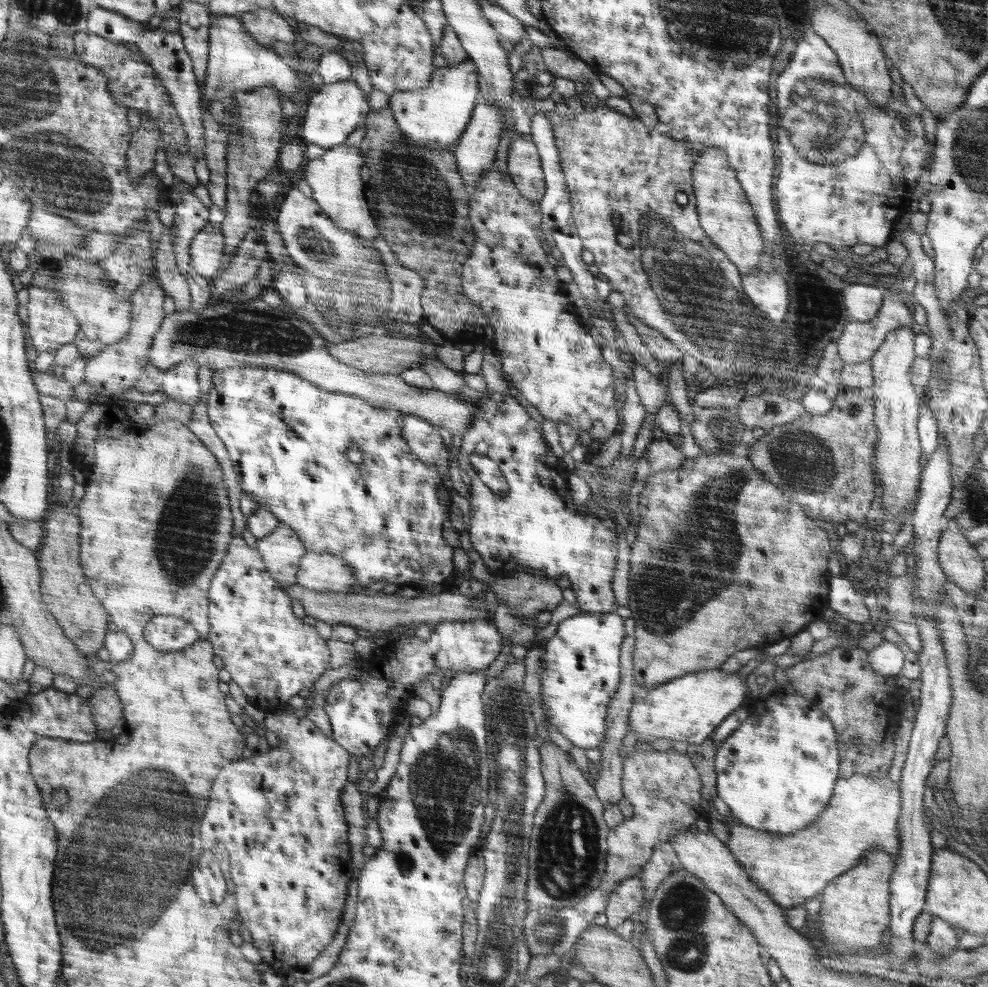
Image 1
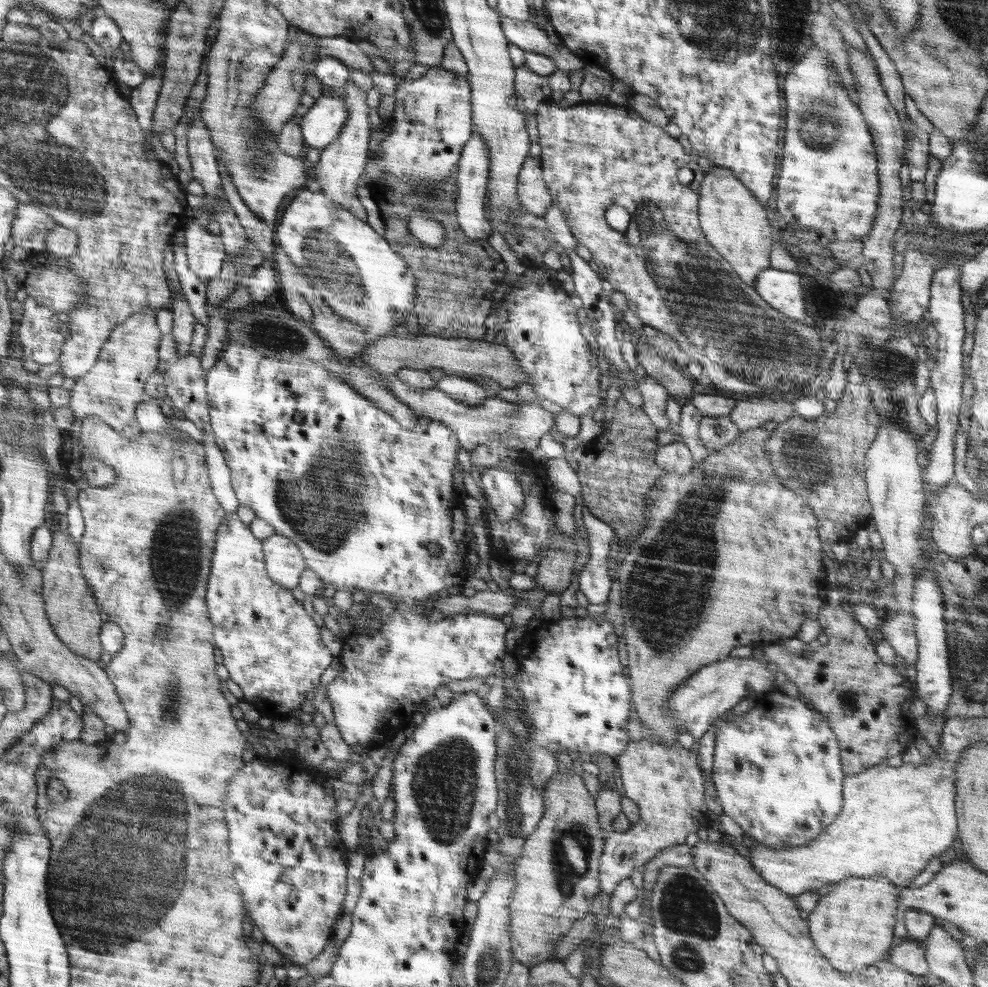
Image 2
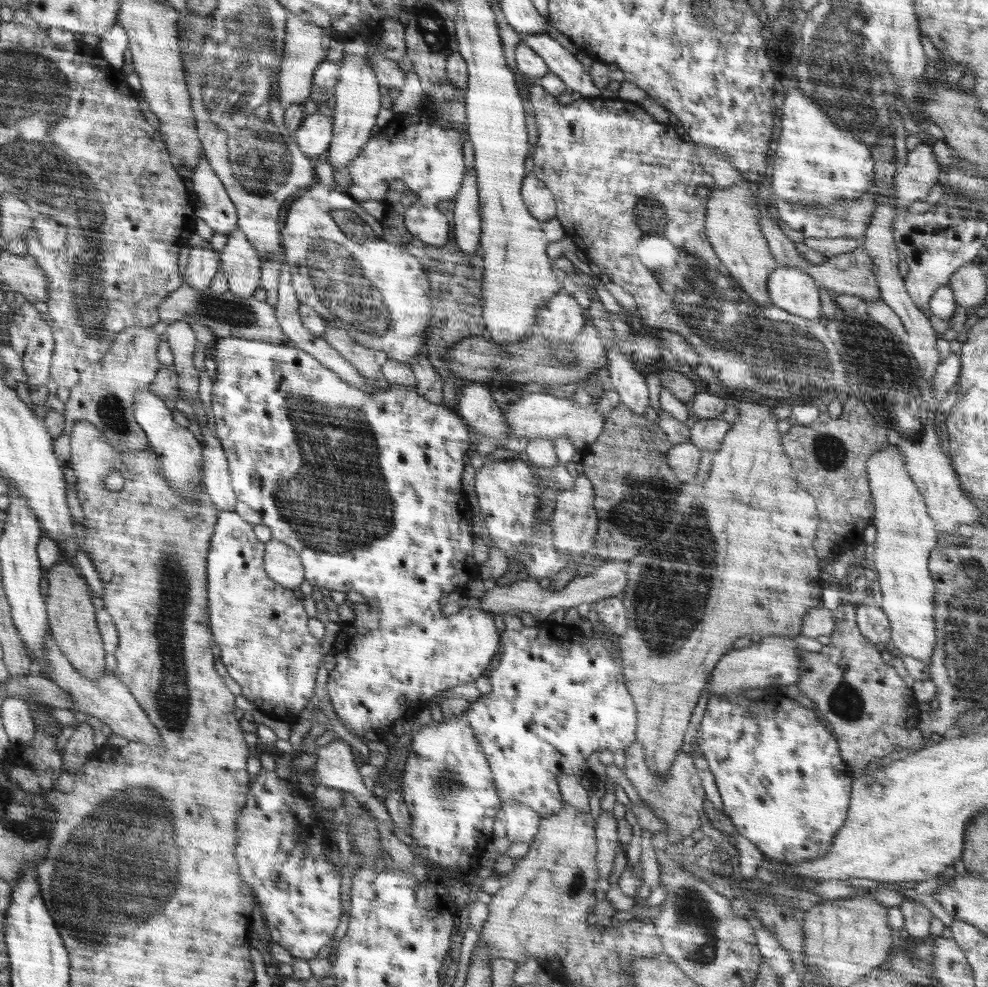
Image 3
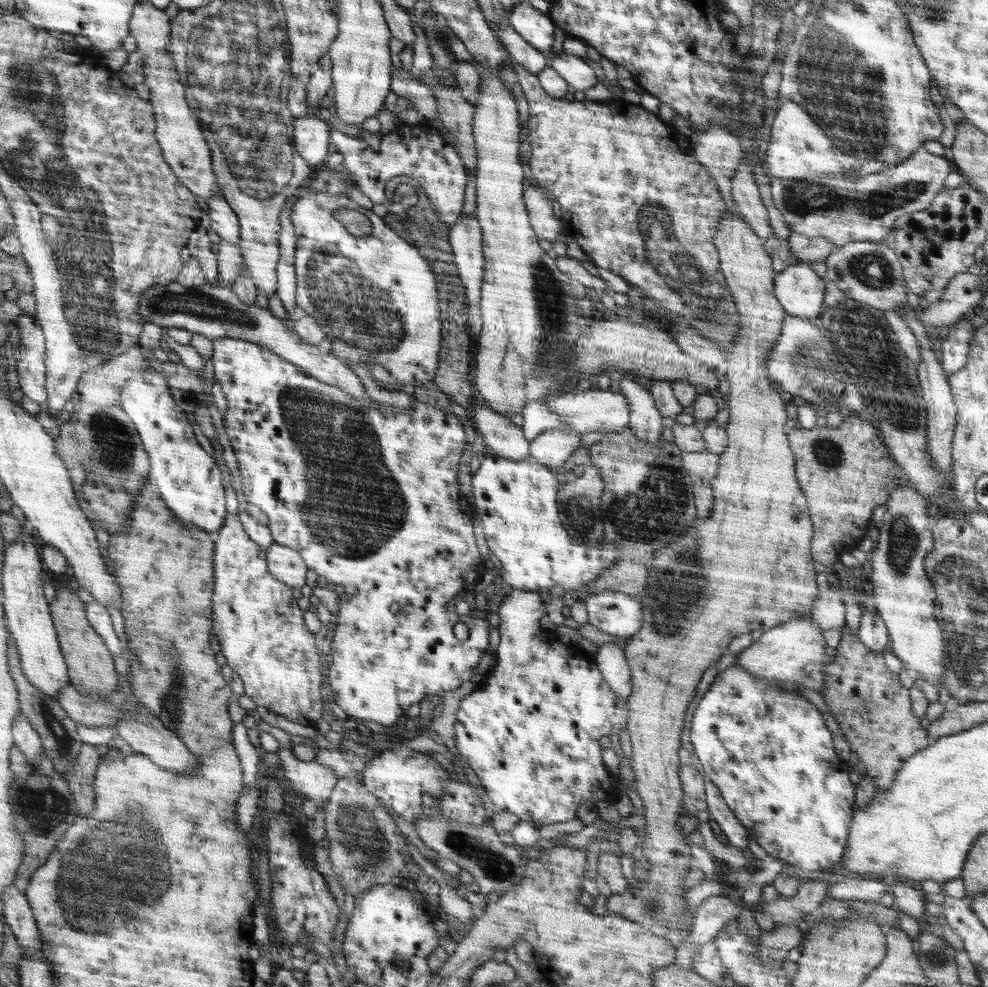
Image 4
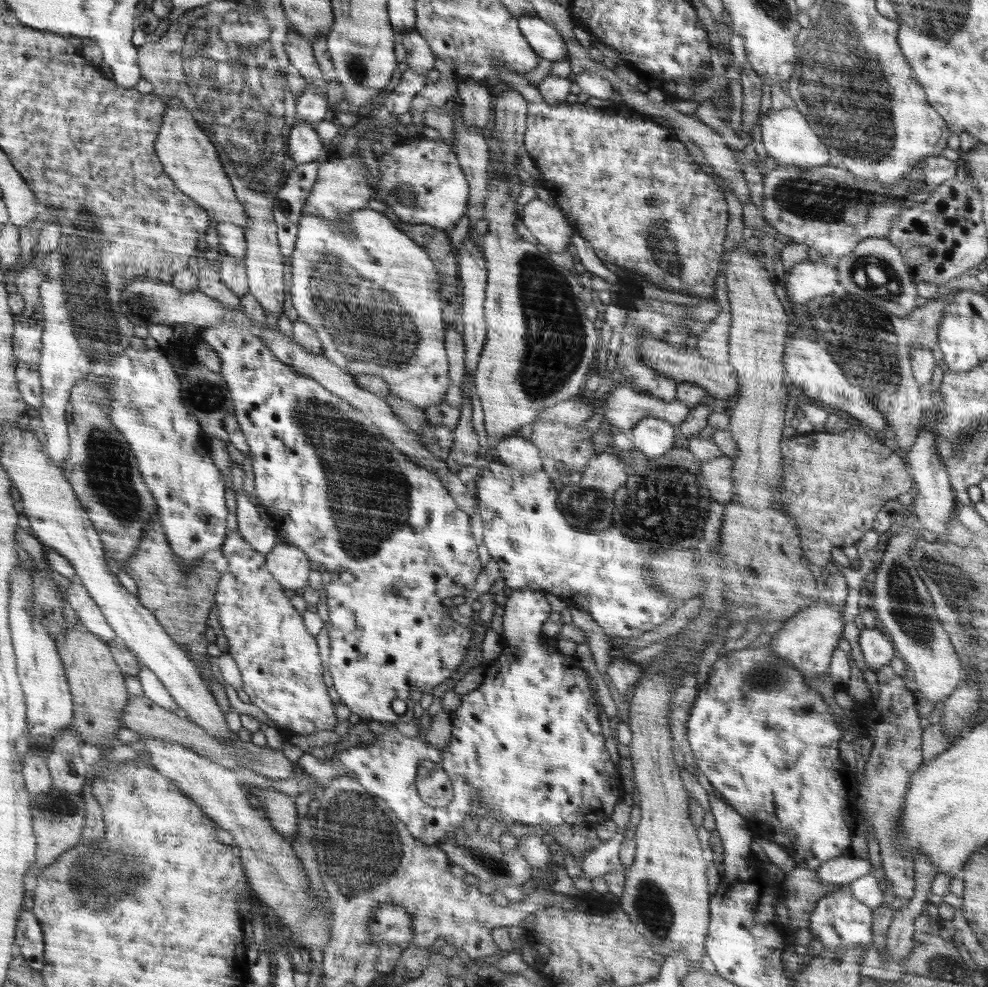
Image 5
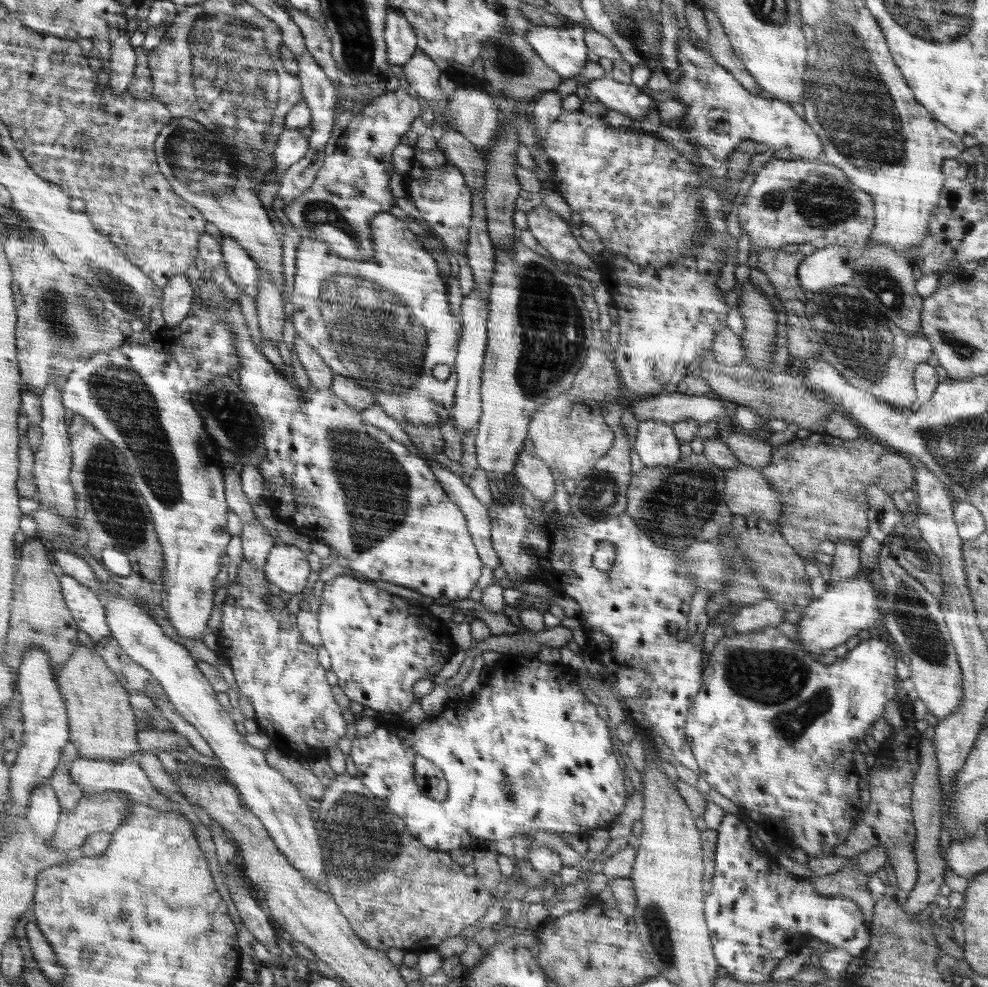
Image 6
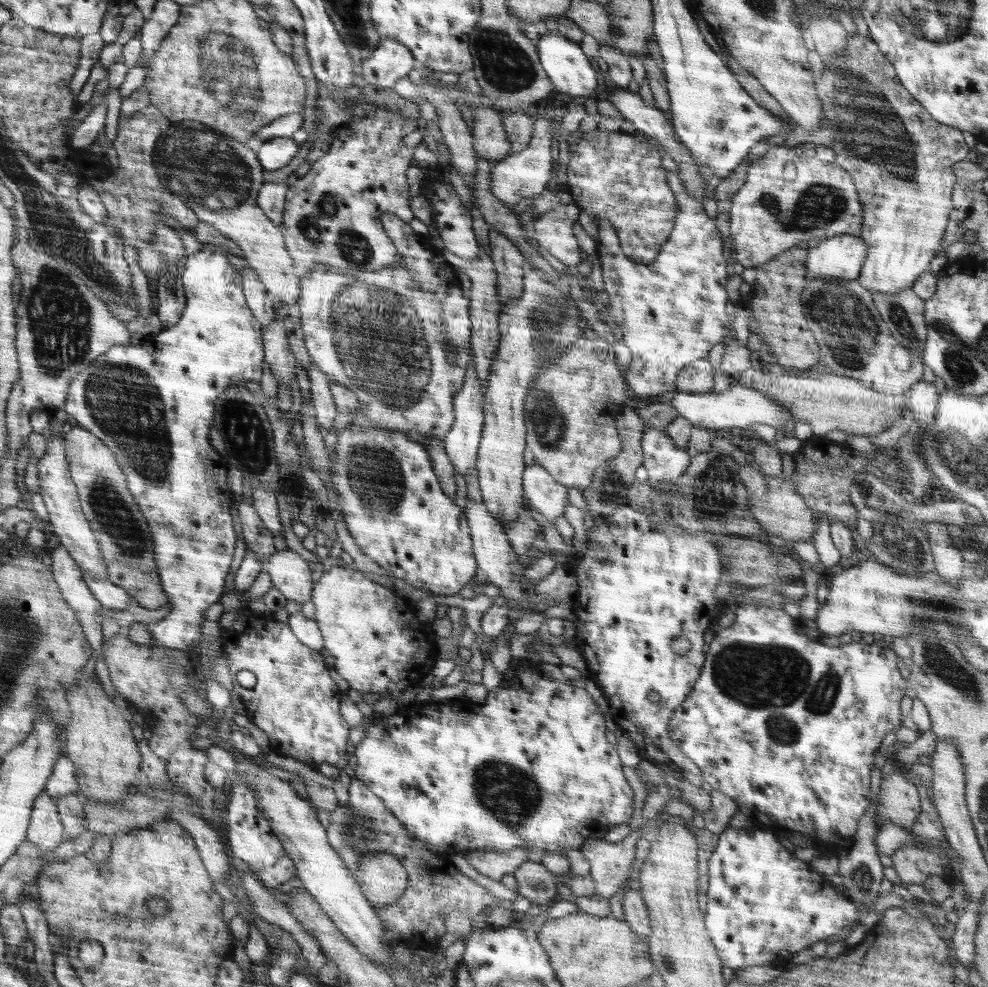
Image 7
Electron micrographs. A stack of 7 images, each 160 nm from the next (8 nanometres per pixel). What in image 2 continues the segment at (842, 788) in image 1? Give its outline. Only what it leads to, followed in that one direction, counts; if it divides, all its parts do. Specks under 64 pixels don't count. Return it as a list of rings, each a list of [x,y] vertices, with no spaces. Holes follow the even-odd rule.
[[[959,756],[924,757],[922,763],[873,766],[843,782],[844,814],[806,845],[776,850],[747,840],[750,859],[772,886],[786,894],[800,896],[818,890],[828,882],[880,873],[904,887],[934,858],[953,846],[957,836],[954,816],[955,768]]]

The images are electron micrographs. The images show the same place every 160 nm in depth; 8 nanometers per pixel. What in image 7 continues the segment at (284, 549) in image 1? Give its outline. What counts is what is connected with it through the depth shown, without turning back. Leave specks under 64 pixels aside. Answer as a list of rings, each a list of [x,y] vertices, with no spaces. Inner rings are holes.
[[[286,549],[274,551],[271,557],[262,562],[263,571],[270,575],[273,587],[278,589],[287,601],[304,604],[310,600],[312,592],[312,572],[303,555]]]

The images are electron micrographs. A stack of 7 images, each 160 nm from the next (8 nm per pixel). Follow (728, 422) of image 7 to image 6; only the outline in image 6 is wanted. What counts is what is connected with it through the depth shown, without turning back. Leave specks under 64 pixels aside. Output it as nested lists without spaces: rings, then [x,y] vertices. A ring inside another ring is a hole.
[[[674,392],[634,402],[629,407],[638,421],[656,420],[673,424],[692,419],[700,424],[716,421],[720,417],[729,418],[726,415],[727,404],[726,399],[711,394]]]

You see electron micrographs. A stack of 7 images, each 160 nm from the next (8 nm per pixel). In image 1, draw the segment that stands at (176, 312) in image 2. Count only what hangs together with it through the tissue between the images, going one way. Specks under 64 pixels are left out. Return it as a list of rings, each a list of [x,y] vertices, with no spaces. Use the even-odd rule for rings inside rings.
[[[164,229],[158,248],[156,248],[156,274],[163,284],[164,290],[175,302],[175,312],[184,312],[191,308],[191,292],[185,276],[175,263],[175,253],[170,240],[170,230]]]

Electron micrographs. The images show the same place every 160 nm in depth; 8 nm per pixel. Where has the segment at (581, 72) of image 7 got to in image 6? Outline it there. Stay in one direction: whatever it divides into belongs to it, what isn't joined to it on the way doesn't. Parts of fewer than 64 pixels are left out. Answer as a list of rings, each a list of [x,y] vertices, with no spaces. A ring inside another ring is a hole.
[[[574,23],[569,27],[551,27],[534,25],[523,34],[528,44],[536,51],[536,54],[563,79],[575,77],[585,67],[587,46],[584,40],[587,28],[580,23]]]

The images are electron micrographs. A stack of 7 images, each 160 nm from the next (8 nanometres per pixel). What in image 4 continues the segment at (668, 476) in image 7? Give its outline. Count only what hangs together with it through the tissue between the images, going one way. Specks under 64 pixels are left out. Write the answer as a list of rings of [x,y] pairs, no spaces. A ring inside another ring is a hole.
[[[629,377],[619,378],[620,390],[626,394],[627,402],[630,403],[630,425],[636,437],[648,444],[654,444],[662,430],[662,416],[654,406],[654,400],[649,390],[644,390],[640,384],[636,384]]]

